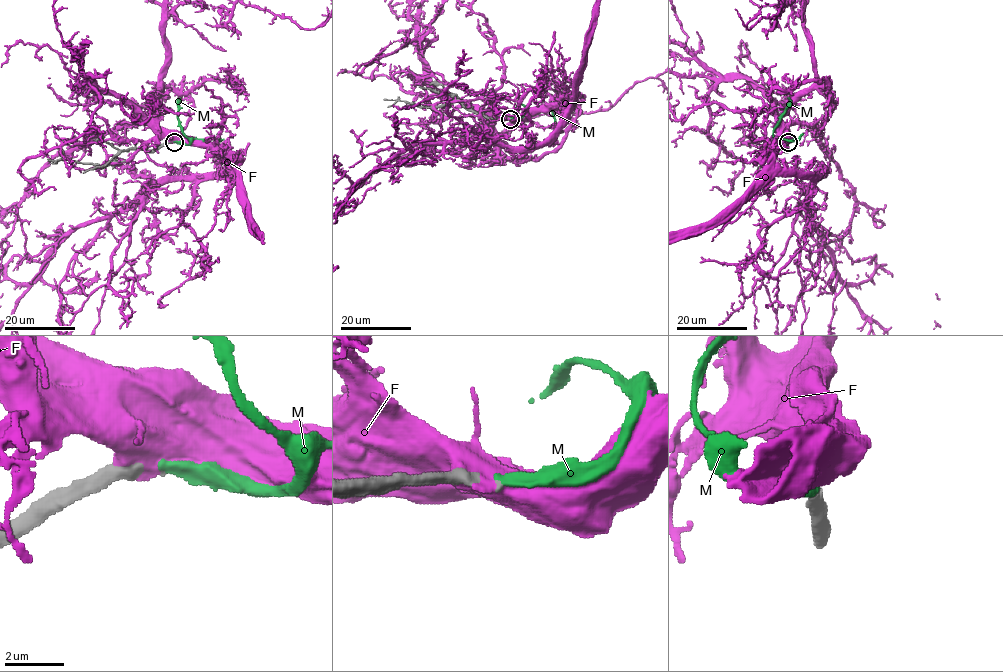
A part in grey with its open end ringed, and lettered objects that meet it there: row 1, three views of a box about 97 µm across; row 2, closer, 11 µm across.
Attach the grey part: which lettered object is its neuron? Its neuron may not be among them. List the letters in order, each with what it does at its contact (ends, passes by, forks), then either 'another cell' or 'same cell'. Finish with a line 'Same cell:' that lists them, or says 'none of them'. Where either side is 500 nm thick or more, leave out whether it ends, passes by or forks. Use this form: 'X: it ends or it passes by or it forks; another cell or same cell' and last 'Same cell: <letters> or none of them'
F: another cell
M: it ends; another cell
Same cell: none of them

